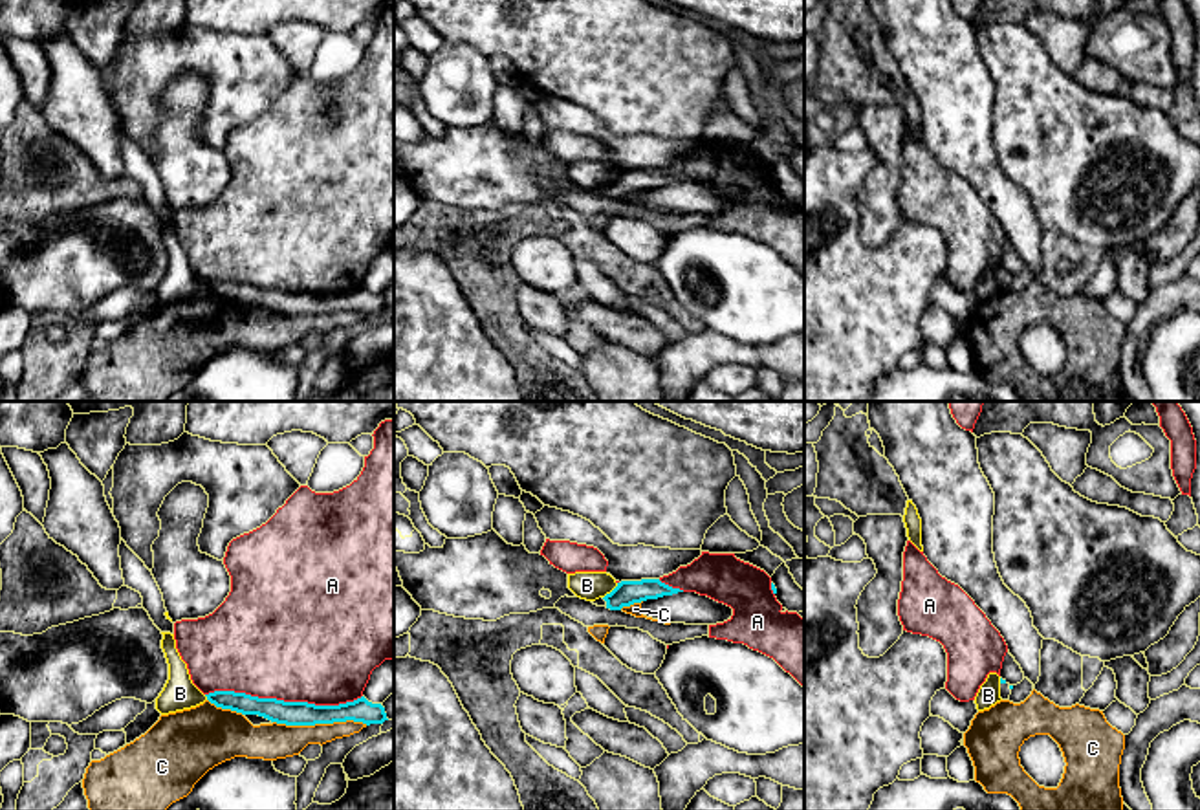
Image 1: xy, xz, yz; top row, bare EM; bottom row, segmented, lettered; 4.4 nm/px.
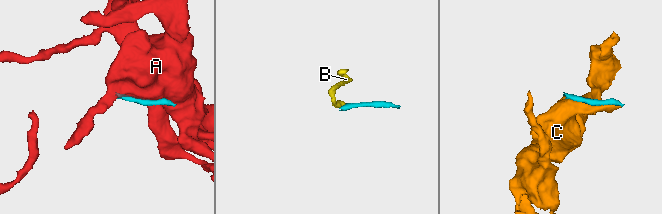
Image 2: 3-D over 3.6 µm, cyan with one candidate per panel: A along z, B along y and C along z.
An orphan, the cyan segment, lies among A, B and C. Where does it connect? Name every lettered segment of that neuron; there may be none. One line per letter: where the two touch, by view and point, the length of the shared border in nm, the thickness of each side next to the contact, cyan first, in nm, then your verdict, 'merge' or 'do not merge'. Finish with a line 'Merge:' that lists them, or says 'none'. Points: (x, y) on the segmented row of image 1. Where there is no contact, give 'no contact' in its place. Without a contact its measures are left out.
A: contact xy (283, 700); length 700 nm; calibres 110 and 500 nm; do not merge
B: contact xz (612, 591); length 100 nm; calibres 110 and 130 nm; do not merge
C: contact xy (321, 722); length 420 nm; calibres 110 and 160 nm; do not merge
Merge: none

